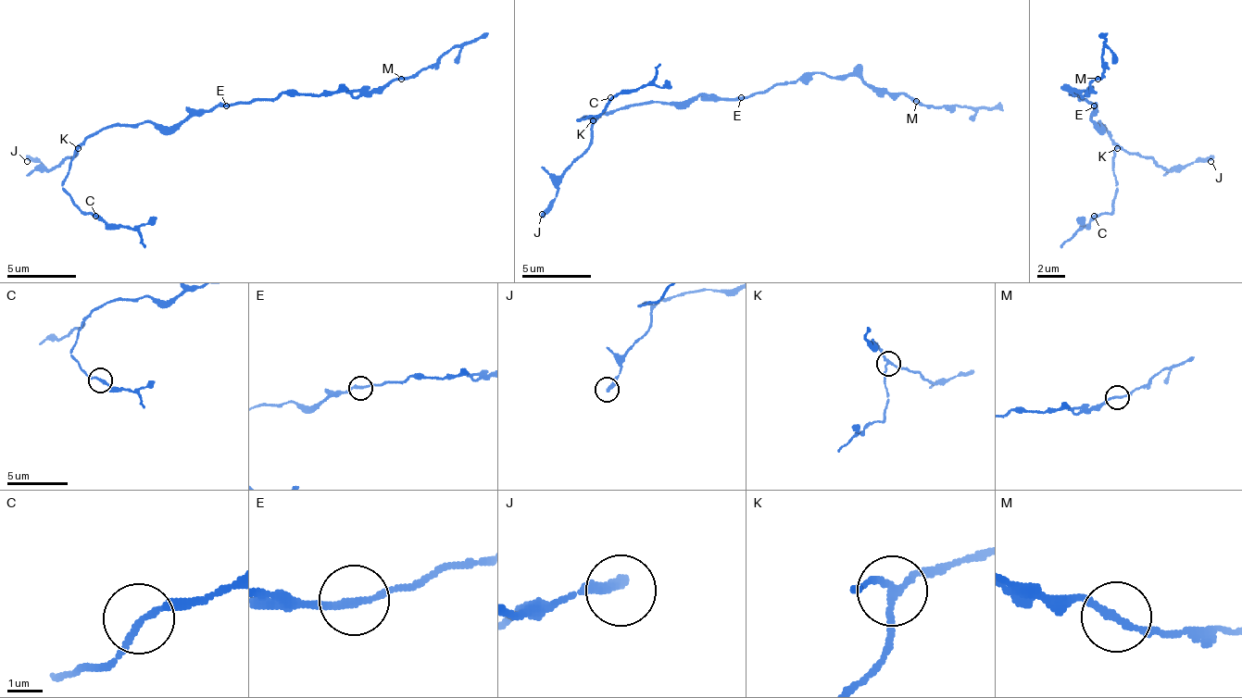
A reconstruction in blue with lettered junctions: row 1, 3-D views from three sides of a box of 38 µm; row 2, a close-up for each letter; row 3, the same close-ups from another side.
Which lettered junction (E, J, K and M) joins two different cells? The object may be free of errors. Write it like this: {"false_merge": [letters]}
{"false_merge": ["K"]}

